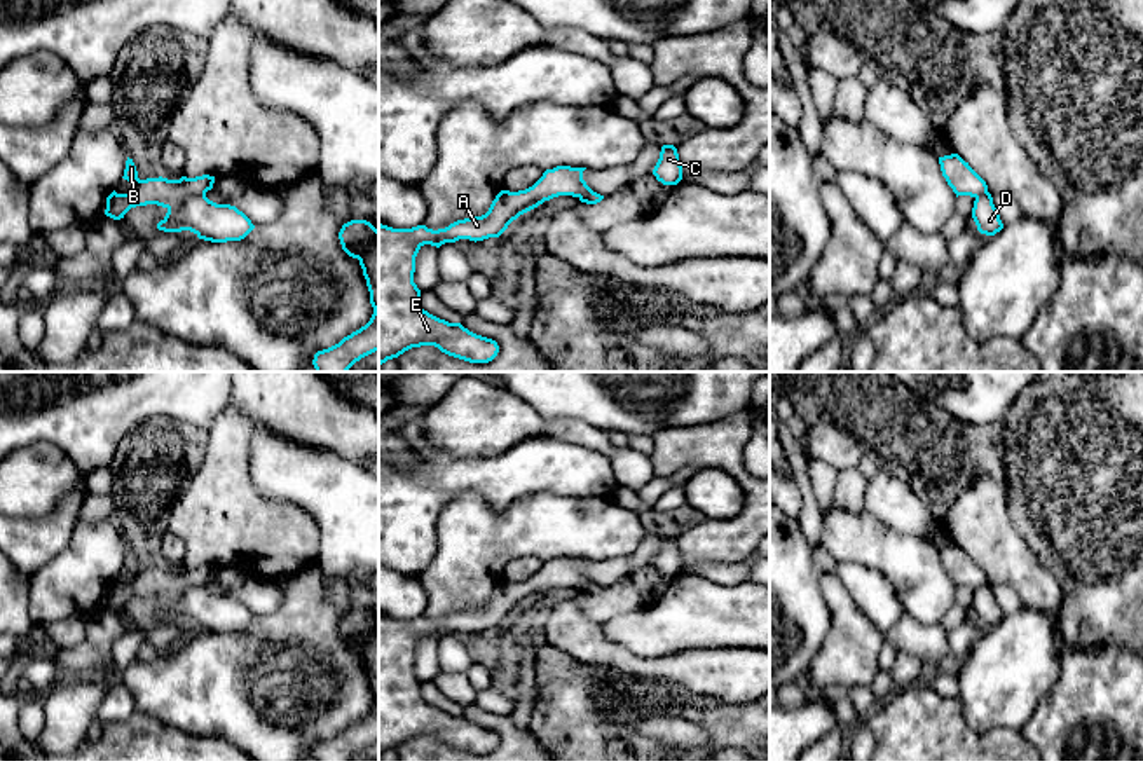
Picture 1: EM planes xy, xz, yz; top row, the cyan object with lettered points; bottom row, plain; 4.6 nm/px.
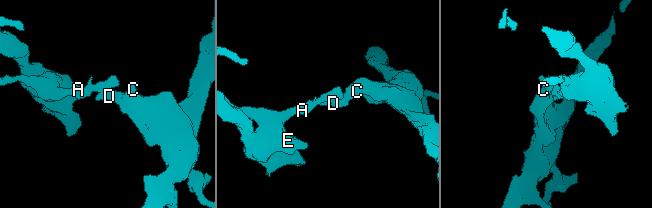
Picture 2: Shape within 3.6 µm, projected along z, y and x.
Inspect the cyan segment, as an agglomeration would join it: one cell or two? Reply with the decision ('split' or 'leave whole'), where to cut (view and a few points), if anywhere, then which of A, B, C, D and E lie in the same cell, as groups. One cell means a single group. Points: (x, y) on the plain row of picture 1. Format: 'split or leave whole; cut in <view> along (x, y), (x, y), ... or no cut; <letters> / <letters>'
split; cut in xy along (205, 583), (192, 585), (168, 601); A B E / C D

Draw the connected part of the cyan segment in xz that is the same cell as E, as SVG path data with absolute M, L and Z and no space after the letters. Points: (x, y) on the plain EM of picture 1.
M571 557L546 560L525 581L501 581L485 606L457 611L445 620L433 621L426 616L393 620L379 614L379 758L421 737L435 737L469 754L492 752L499 744L496 731L422 700L421 681L414 674L415 648L424 635L440 639L459 630L476 634L499 628L513 611L544 592L558 586L579 588L592 581L583 571L585 560Z

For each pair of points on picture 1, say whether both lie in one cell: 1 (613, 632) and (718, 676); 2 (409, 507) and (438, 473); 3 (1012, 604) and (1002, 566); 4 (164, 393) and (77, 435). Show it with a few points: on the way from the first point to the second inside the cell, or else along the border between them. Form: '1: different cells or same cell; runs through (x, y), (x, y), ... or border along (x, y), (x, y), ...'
1: different cells; border along (627, 646), (641, 657), (707, 650)
2: same cell; runs through (414, 498), (430, 482)
3: different cells; border along (992, 583), (1007, 583), (1023, 604)
4: same cell; runs through (143, 393), (119, 393), (98, 414)

